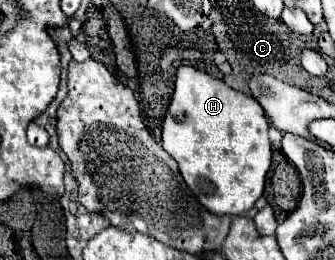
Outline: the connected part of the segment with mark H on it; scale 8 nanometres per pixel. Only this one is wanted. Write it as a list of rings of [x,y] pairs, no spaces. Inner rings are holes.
[[[182,65],[176,73],[174,95],[162,123],[162,147],[178,163],[186,185],[196,199],[214,215],[244,215],[264,193],[266,173],[272,163],[272,145],[268,139],[268,119],[252,95],[234,91],[224,81]]]

